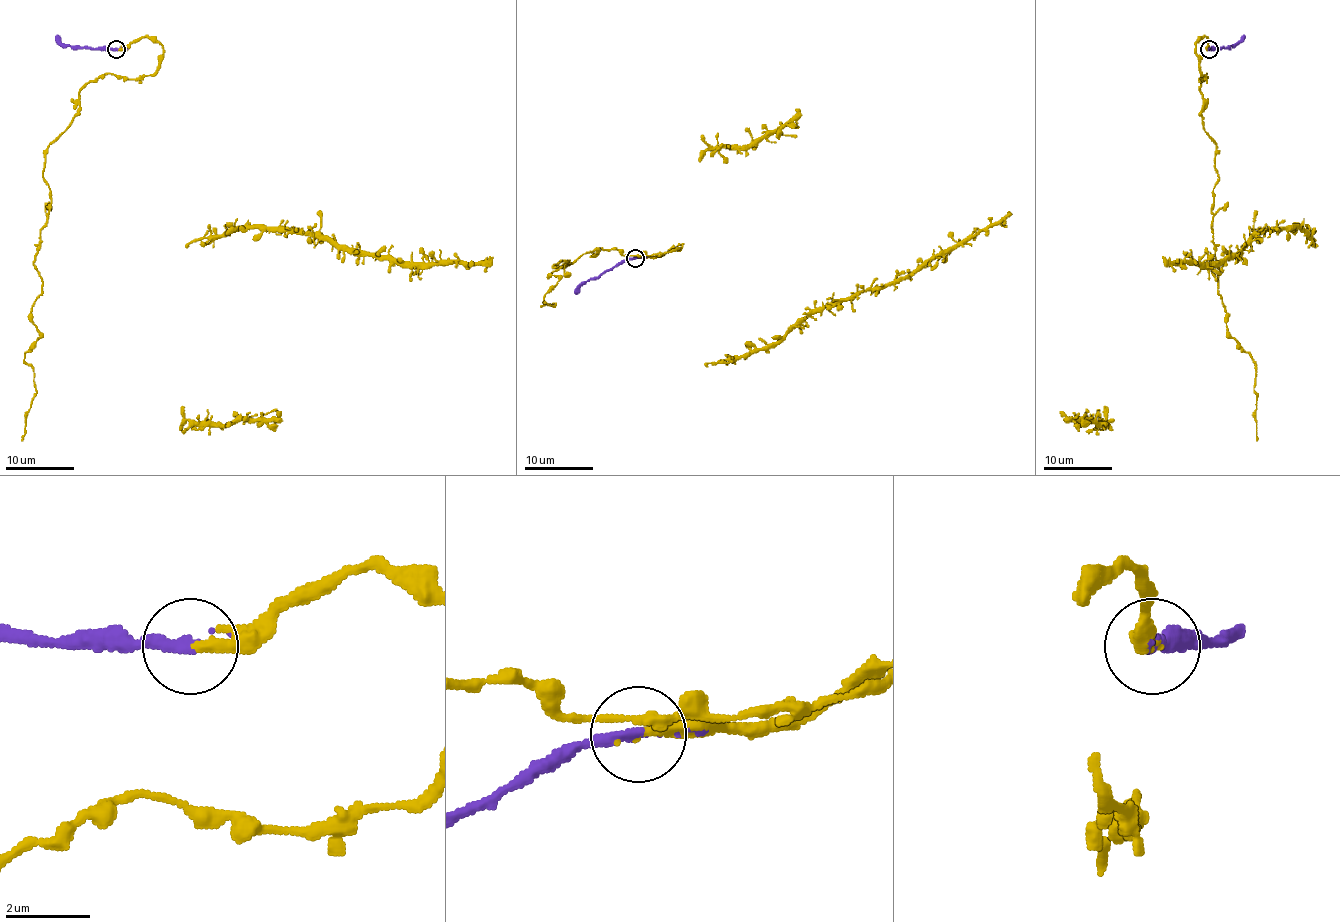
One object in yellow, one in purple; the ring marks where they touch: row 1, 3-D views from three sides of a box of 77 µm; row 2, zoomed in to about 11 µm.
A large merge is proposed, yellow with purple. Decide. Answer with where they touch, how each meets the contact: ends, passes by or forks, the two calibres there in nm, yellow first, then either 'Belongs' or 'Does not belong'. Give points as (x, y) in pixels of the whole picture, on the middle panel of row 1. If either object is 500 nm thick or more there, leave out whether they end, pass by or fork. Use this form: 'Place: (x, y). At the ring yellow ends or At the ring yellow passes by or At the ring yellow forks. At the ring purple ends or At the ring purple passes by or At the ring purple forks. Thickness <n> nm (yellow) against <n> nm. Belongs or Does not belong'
Place: (635, 258). At the ring yellow ends. At the ring purple passes by. Thickness 260 nm (yellow) against 200 nm. Belongs

